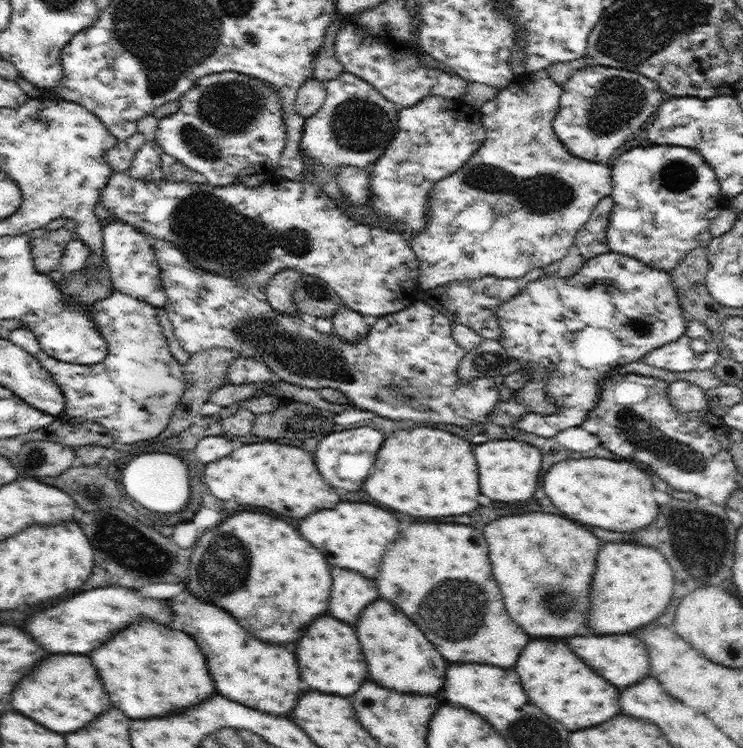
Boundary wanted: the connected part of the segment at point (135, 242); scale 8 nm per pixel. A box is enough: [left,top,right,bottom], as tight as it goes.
[100,220,167,308]

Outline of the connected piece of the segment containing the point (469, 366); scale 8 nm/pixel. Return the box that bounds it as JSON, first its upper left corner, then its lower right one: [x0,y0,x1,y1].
[459,339,523,383]

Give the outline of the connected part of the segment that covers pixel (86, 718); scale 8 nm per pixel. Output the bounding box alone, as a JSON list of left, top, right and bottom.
[12,654,112,732]

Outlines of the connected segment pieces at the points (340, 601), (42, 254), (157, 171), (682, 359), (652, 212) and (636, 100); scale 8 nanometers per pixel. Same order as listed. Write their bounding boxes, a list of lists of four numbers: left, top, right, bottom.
[[330,568,378,624],[31,228,75,274],[127,138,163,180],[642,321,720,372],[607,145,727,270],[552,62,666,165]]

